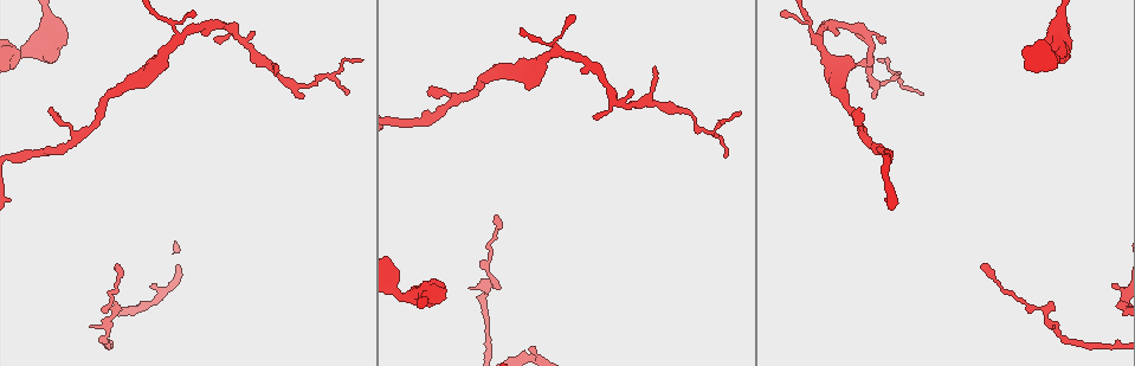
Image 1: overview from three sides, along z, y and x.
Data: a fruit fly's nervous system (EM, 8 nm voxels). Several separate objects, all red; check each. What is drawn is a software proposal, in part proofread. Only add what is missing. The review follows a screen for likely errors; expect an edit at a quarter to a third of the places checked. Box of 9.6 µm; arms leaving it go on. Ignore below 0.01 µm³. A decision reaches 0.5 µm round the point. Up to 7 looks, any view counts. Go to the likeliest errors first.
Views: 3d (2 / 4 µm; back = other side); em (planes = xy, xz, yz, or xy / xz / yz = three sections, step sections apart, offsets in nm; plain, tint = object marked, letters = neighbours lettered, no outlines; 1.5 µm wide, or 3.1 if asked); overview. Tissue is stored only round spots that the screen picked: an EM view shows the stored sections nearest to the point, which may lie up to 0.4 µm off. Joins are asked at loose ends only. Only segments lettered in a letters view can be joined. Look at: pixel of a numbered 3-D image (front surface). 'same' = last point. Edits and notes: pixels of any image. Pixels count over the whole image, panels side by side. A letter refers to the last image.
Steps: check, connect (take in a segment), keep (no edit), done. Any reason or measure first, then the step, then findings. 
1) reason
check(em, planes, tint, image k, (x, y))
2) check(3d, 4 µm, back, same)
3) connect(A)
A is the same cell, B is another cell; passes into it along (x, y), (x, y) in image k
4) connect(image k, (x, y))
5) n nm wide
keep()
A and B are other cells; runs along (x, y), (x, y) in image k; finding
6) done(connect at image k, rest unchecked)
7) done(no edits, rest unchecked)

tapers out
check(em, yz, step 8, tint, image 1, (780, 15))

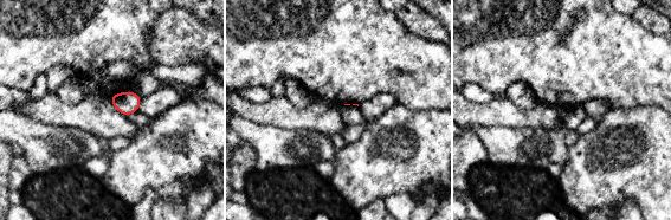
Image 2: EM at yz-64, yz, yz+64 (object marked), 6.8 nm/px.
cut it another way
check(em, planes, letters, same)

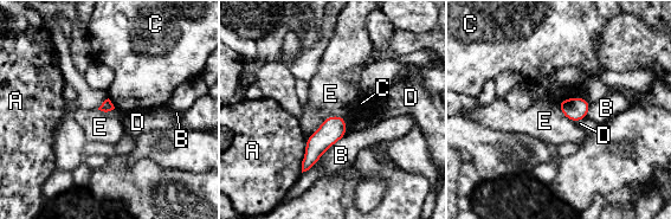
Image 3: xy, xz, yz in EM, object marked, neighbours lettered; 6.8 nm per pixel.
80 nm wide
keep()
A, B, C, D and E are other cells; border along (344, 116), (328, 116), (305, 141) in image 3; no lettered segment goes on from it

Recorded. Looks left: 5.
thin end
check(em, yz, step 4, tint, image 1, (861, 108))

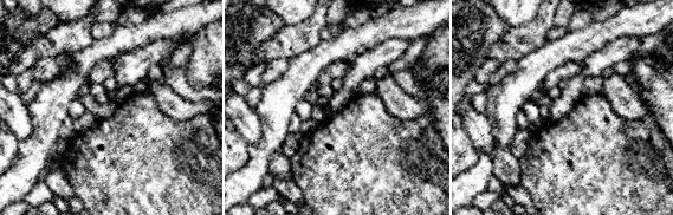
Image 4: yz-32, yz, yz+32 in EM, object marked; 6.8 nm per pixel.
cut it another way
check(em, xy, step 8, letters, same)

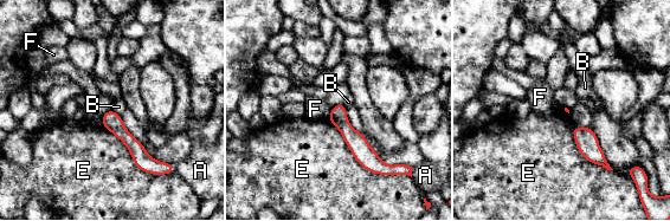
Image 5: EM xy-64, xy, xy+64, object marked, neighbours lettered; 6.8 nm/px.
keep()
A, B, E and F are other cells; no lettered segment goes on from it

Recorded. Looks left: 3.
free end
check(em, planes, tint, image 1, (53, 61))

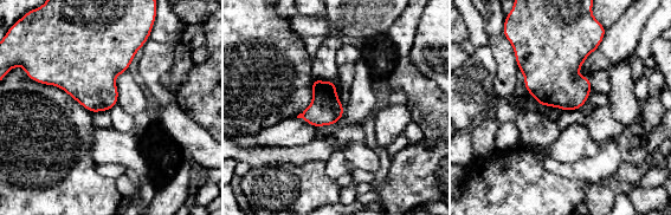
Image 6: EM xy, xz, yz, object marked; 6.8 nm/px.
check(em, planes, letters, same)

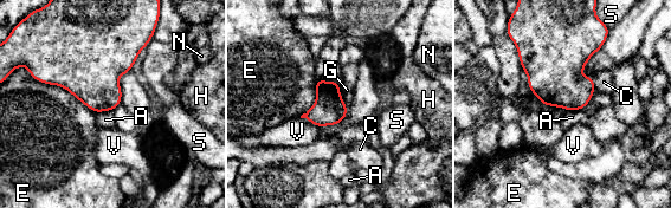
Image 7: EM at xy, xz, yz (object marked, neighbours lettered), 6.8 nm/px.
keep()
A, C, E, G, H, N, S and V are other cells; border along (337, 80), (340, 93), (347, 109) in image 7; none of them fits

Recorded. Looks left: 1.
done(no edits, rest unchecked)

